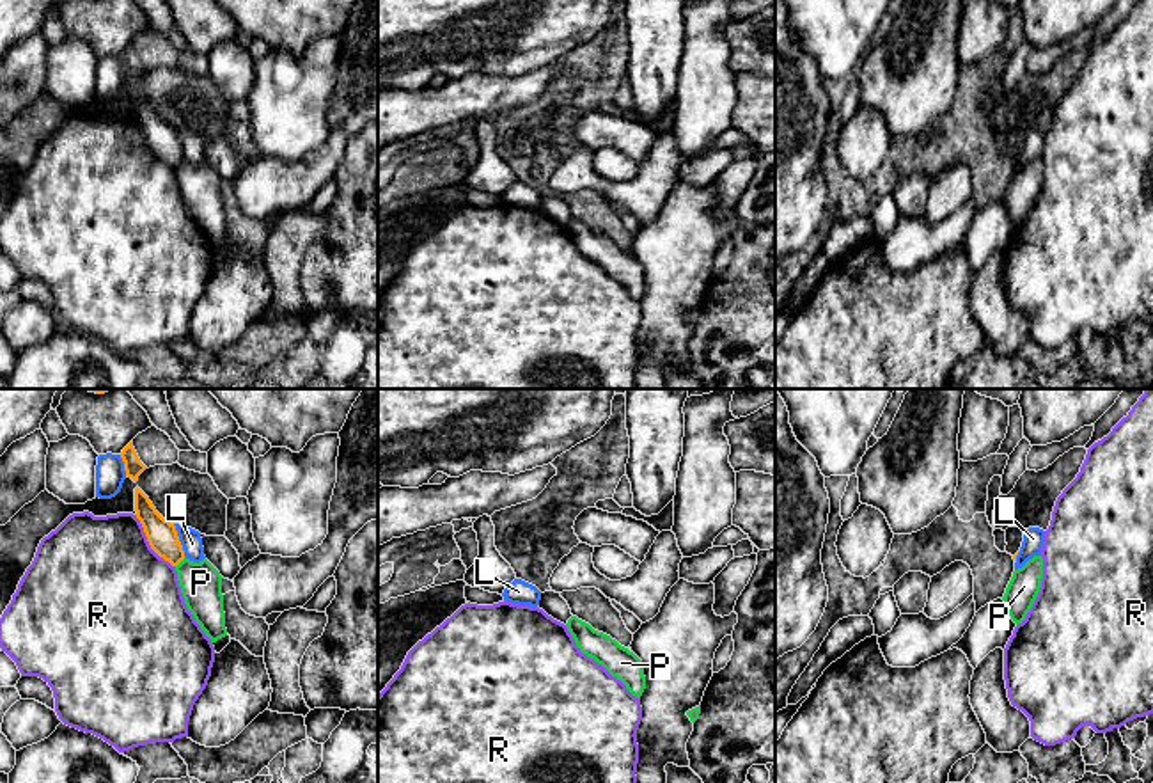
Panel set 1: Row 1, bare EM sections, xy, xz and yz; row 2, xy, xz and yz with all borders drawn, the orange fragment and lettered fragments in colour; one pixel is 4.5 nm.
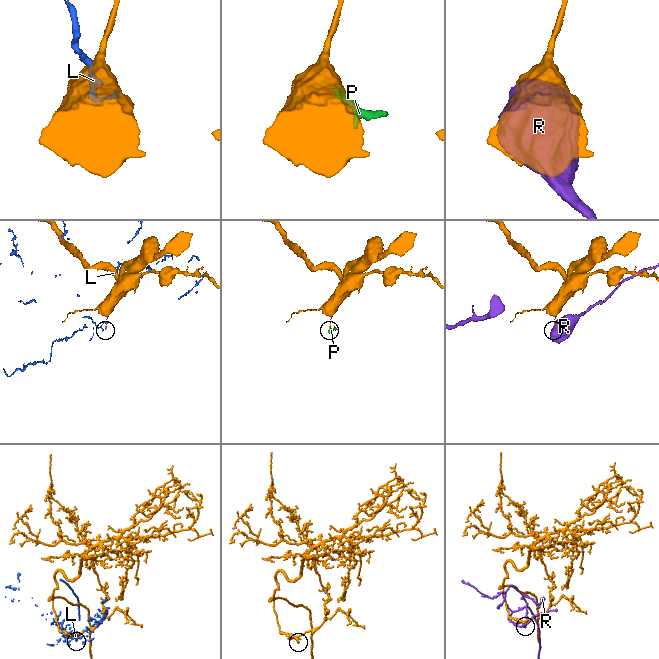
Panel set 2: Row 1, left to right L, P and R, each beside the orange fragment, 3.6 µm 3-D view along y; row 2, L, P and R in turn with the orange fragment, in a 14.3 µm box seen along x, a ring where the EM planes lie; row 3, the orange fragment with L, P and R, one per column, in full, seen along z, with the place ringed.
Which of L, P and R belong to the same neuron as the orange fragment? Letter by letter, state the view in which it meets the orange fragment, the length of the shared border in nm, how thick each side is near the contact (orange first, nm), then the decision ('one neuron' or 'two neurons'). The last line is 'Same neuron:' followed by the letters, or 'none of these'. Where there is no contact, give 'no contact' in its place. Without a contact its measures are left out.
L: meets orange in xy; contact 160 nm long; 140 nm thick on the orange side, 100 nm on the other; two neurons
P: meets orange in xy; contact 60 nm long; 140 nm thick on the orange side, 190 nm on the other; two neurons
R: meets orange in xy; contact 300 nm long; 140 nm thick on the orange side, 500 nm on the other; two neurons
Same neuron: none of these

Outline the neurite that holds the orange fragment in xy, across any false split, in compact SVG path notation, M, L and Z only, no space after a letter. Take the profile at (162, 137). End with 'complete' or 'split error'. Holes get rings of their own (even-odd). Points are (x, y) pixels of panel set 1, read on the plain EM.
M138 89L135 91L135 114L151 151L172 169L177 169L184 162L184 153L176 128L156 114L149 99Z; complete

